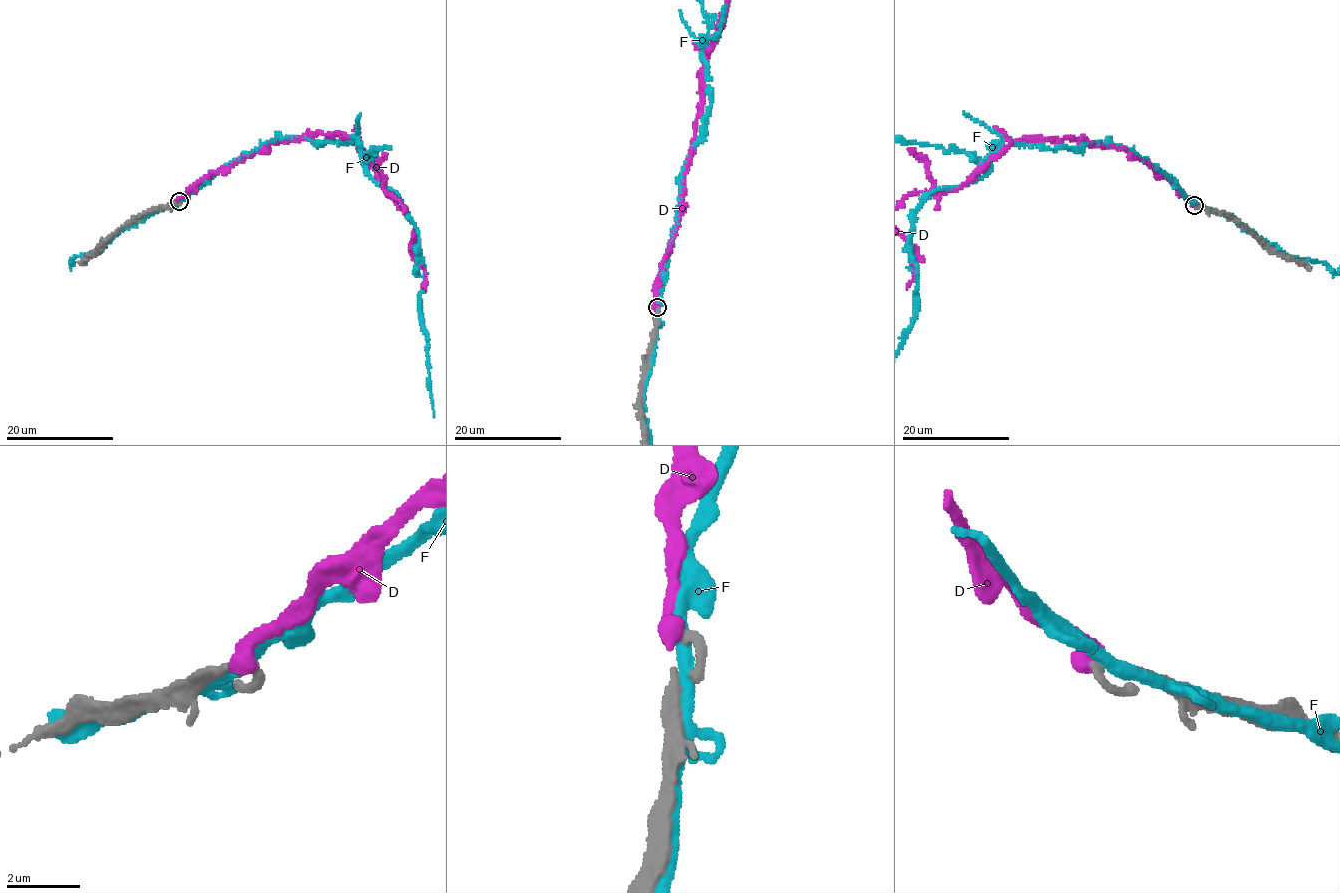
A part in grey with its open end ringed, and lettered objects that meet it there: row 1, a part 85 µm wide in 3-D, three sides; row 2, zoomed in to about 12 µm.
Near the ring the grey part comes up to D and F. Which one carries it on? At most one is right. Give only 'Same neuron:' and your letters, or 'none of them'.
Same neuron: D

